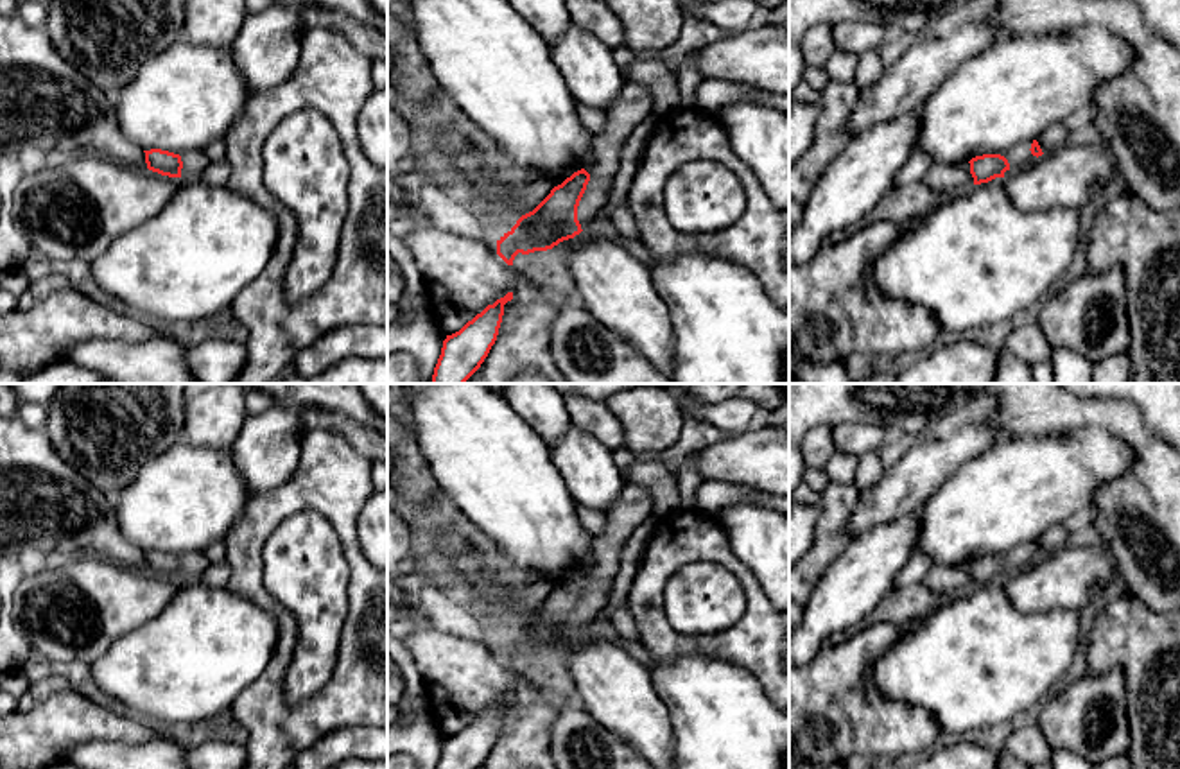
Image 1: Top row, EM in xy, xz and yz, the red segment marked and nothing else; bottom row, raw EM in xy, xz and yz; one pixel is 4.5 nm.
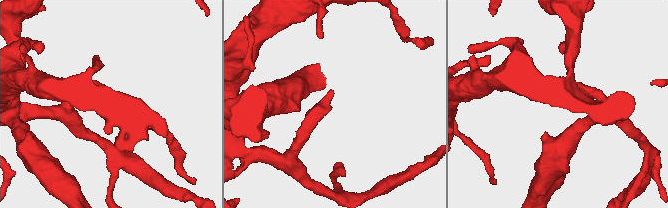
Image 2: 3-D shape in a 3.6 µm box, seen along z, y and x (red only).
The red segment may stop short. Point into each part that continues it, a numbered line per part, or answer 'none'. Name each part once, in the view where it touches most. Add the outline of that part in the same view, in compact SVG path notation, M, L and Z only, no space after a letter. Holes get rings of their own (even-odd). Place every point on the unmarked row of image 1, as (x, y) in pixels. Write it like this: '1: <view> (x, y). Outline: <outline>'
1: xz (635, 504). Outline: M626 482L620 498L603 514L606 525L592 536L588 575L590 583L577 608L581 631L608 604L619 570L619 554L631 532L653 513L653 495L647 488Z

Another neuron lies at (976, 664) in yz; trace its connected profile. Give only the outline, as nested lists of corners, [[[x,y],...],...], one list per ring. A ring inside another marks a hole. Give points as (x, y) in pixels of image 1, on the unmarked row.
[[[995,579],[943,599],[909,624],[877,661],[875,688],[891,701],[924,708],[954,739],[988,737],[1024,717],[1067,672],[1078,635],[1078,611],[1024,613],[1010,602],[1004,581]]]

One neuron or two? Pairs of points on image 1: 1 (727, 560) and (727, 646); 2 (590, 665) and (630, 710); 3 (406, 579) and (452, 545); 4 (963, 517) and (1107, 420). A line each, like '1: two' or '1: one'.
1: one
2: one
3: two
4: two

